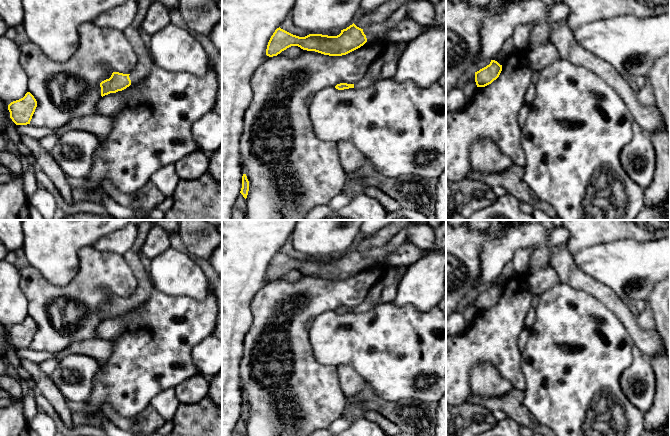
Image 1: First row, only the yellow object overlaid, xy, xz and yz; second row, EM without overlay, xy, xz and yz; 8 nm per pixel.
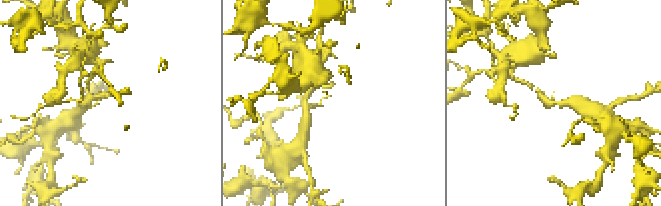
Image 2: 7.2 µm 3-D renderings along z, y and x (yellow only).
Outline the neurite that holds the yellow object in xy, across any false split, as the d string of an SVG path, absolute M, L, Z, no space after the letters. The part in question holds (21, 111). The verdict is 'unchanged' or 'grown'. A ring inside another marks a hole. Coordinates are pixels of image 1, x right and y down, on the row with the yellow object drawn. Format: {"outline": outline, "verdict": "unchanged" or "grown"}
{"outline": "M27 92L23 98L13 101L8 105L10 118L16 125L30 124L36 107L36 99L30 92Z", "verdict": "unchanged"}

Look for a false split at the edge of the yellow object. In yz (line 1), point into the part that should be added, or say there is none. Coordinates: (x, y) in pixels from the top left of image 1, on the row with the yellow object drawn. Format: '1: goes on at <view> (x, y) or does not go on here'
1: does not go on here

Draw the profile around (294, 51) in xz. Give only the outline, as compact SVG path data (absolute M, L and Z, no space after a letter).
M291 46L289 48L287 48L286 50L282 51L280 54L278 54L277 56L283 56L283 57L287 57L287 58L296 58L298 56L300 56L303 52L303 49L301 49L298 46Z

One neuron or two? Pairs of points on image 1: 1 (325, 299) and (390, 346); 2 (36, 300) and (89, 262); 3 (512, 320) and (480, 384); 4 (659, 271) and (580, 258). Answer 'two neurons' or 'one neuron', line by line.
1: two neurons
2: one neuron
3: two neurons
4: one neuron

